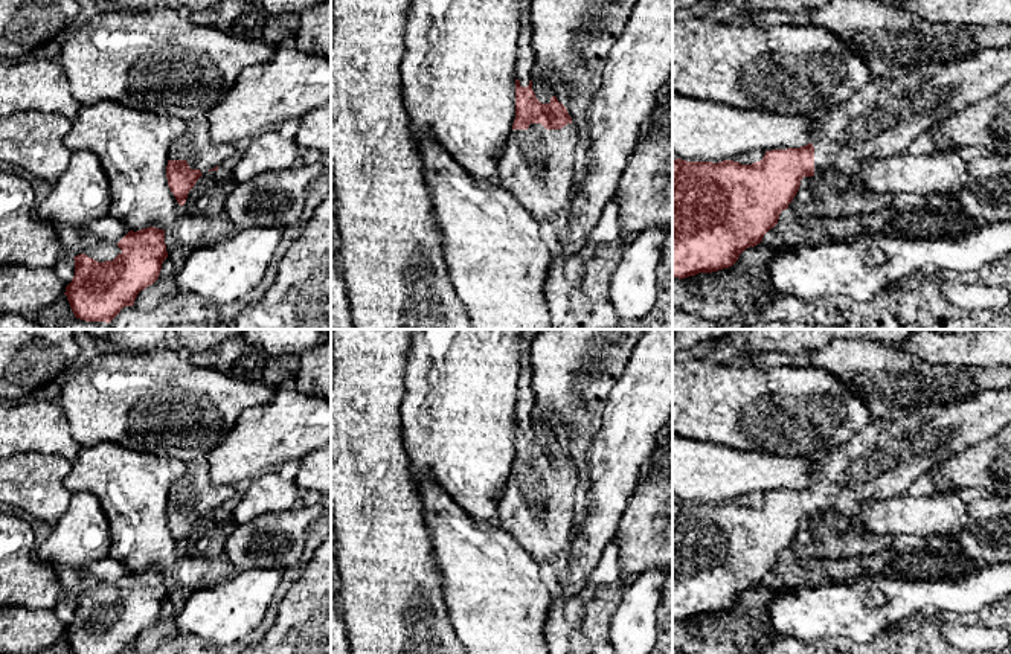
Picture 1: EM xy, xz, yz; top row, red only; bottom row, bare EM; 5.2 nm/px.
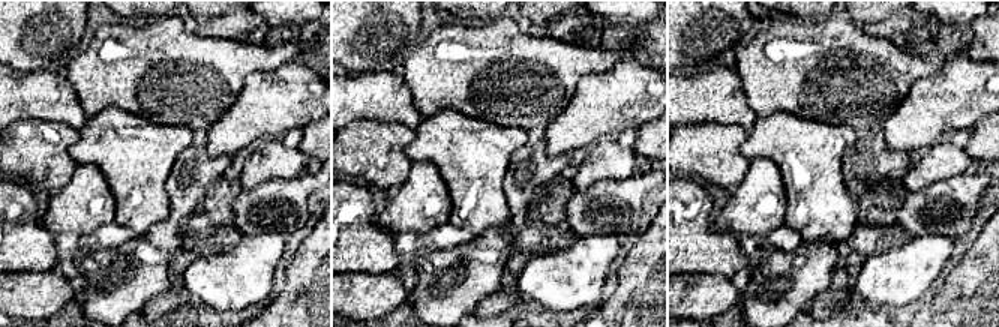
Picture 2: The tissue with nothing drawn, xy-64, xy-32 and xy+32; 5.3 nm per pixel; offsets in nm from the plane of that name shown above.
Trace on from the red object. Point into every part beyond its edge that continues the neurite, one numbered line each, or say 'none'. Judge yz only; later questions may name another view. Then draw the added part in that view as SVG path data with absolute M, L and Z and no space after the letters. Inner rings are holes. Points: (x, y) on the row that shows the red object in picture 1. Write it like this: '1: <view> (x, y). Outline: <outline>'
1: yz (882, 119). Outline: M1011 44L948 64L894 67L814 123L814 172L897 155L941 120L1009 82Z

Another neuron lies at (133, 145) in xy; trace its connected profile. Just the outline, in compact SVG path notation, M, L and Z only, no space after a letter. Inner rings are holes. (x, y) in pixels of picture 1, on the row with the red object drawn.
M114 101L81 105L72 122L64 143L72 152L88 149L99 157L111 192L108 215L125 223L133 232L151 226L171 230L183 213L183 206L177 203L168 186L166 166L171 145L185 134L186 122L174 116L125 107Z

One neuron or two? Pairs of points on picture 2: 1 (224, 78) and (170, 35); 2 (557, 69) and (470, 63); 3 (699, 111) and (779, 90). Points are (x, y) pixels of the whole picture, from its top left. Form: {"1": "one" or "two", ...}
{"1": "one", "2": "one", "3": "two"}

